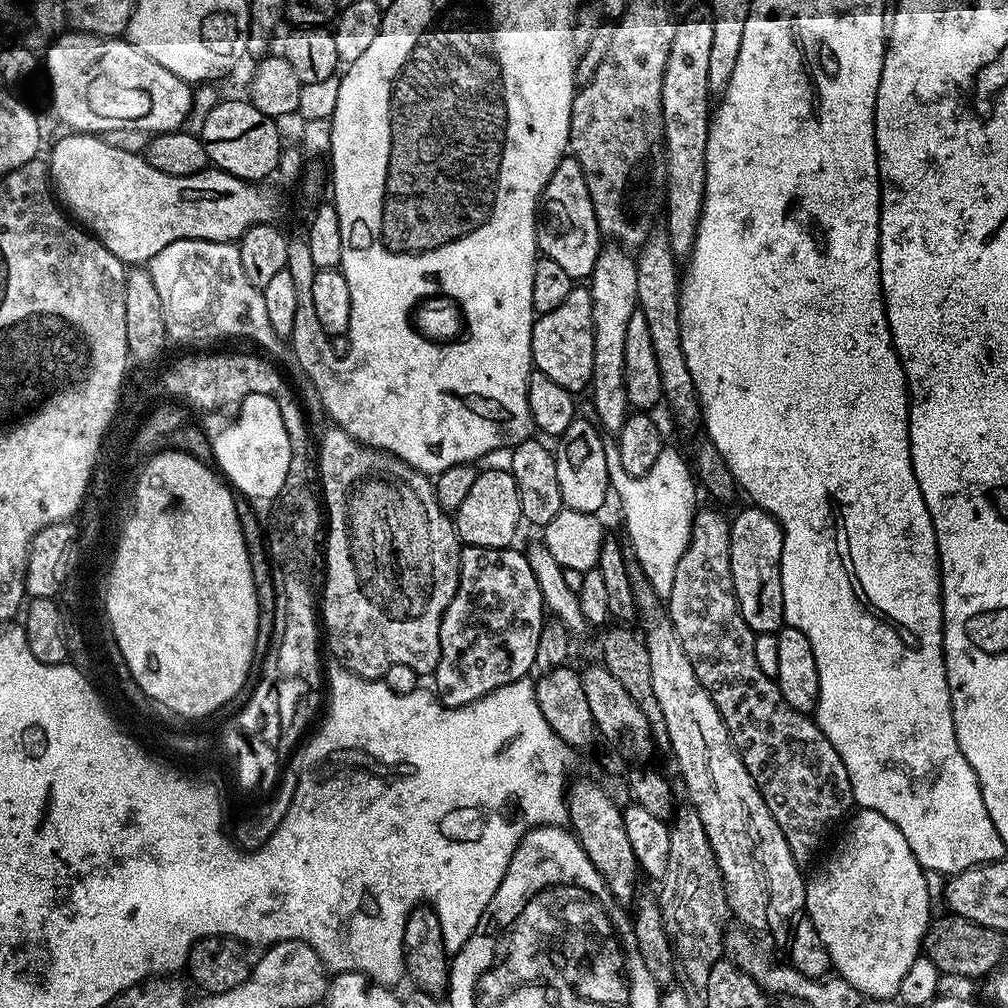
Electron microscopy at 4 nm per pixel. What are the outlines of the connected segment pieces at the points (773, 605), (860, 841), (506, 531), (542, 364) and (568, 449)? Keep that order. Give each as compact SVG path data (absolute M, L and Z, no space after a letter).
M747 506L735 517L731 517L728 529L730 530L730 574L734 578L734 594L738 602L738 610L750 626L750 630L759 633L775 633L778 644L778 674L776 685L782 690L782 698L794 706L794 710L805 714L816 711L816 704L820 701L820 686L818 684L818 662L814 662L814 649L810 646L810 638L802 634L802 630L785 626L784 607L782 606L782 542L784 529L780 521L771 516L763 508Z
M860 808L857 813L856 817L851 817L853 828L829 854L824 868L814 869L812 876L810 872L805 879L804 912L830 950L833 969L839 976L849 980L867 996L891 1000L899 993L903 979L910 974L910 968L921 959L926 944L924 935L932 920L934 896L928 891L926 870L918 858L914 858L914 850L910 850L910 842L902 838L902 830L874 810Z
M488 468L477 475L474 487L462 506L454 513L456 534L464 546L482 546L483 548L510 548L513 547L516 531L522 525L520 515L520 499L518 486L514 482L511 471L500 468Z
M573 286L560 306L532 322L532 363L535 371L554 378L567 392L580 394L592 383L594 370L594 307L588 286Z
M578 416L559 437L556 446L556 465L558 466L558 484L562 491L565 508L582 513L596 514L600 512L610 492L608 463L605 458L605 439L599 427L591 420Z

